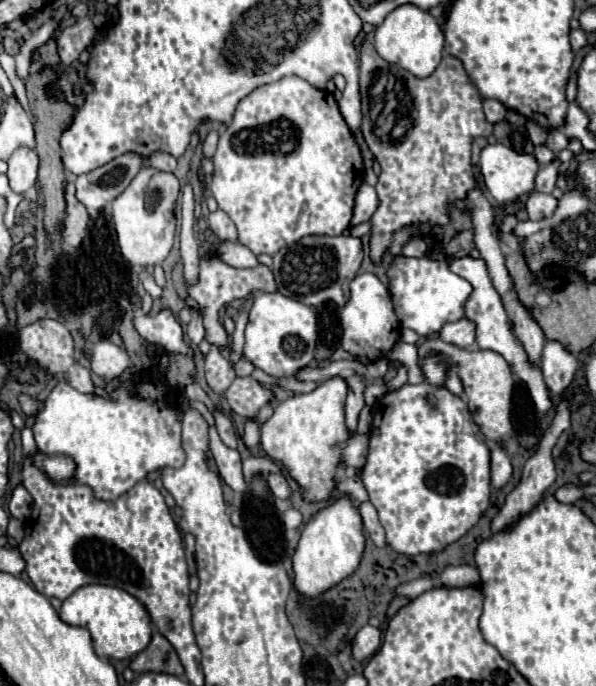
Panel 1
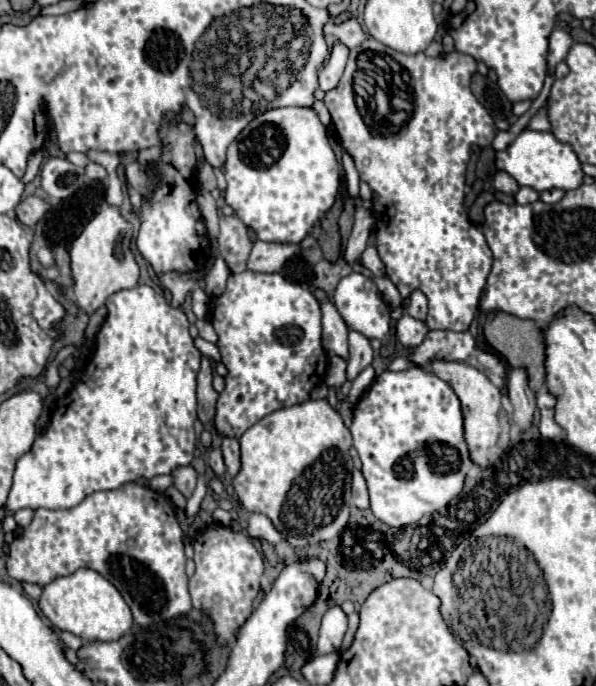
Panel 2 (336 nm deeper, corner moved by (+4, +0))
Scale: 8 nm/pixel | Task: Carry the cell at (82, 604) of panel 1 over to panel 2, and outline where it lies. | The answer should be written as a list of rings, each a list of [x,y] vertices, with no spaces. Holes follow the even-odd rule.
[[[79,568],[77,572],[69,576],[61,576],[45,584],[43,594],[39,598],[39,608],[53,626],[67,630],[87,642],[117,640],[133,624],[131,610],[125,604],[119,590],[109,580],[105,580],[99,572],[91,568]]]

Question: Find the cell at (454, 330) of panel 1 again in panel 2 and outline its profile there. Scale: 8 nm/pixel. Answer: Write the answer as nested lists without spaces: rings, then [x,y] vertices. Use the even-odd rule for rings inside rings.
[[[403,314],[397,322],[397,328],[395,328],[395,336],[397,340],[403,344],[403,346],[409,346],[409,348],[415,348],[423,342],[427,334],[427,326],[425,322],[419,322],[415,318],[411,318],[409,314]]]

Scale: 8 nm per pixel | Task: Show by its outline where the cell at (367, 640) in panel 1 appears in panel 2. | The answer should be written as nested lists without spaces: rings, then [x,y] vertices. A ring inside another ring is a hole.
[[[333,606],[325,612],[321,628],[319,628],[319,640],[317,640],[317,652],[327,654],[335,652],[341,646],[343,634],[347,630],[347,616],[339,606]]]

